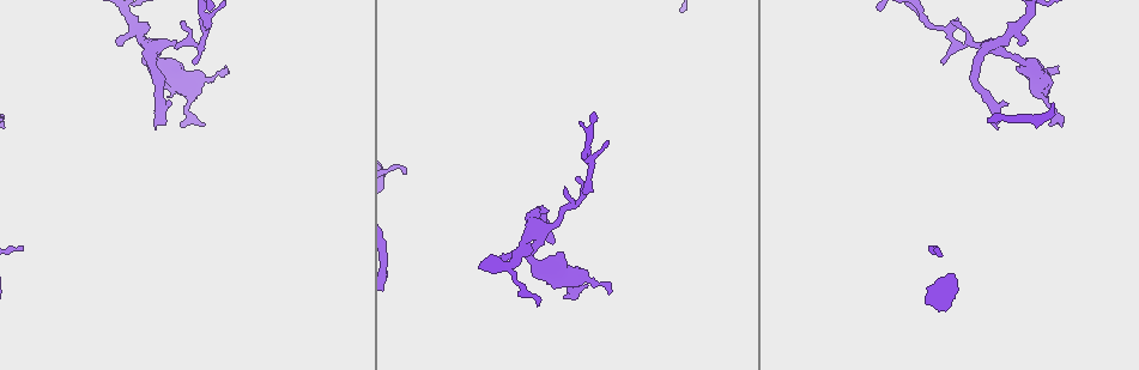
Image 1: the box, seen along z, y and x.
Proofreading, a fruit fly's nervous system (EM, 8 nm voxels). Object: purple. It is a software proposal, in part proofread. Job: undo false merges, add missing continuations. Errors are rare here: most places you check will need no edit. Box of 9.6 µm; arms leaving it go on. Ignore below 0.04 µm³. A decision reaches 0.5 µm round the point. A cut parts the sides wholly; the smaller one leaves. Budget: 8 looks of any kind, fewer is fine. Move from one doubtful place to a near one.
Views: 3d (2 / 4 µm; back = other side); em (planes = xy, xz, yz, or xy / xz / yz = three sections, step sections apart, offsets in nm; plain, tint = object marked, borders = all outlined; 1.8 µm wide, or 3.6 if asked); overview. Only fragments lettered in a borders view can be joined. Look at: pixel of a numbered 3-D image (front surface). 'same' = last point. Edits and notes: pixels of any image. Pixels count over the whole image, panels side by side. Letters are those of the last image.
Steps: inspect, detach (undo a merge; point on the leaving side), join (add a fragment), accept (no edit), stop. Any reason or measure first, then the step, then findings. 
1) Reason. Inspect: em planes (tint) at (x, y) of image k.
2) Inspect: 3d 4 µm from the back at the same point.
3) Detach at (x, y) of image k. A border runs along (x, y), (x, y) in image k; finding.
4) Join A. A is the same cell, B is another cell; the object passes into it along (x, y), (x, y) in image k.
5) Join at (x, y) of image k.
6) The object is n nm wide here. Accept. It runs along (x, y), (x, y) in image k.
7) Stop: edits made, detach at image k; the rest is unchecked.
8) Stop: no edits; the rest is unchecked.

Inspect: 3d 2 µm at (961, 47) of image 1.

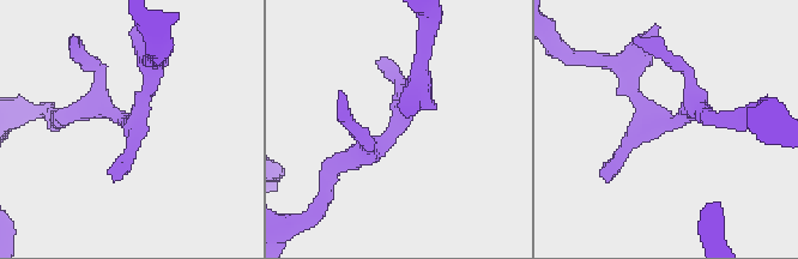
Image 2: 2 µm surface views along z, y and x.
Now the EM. Inspect: em planes (borders) at (396, 120) of image 2.

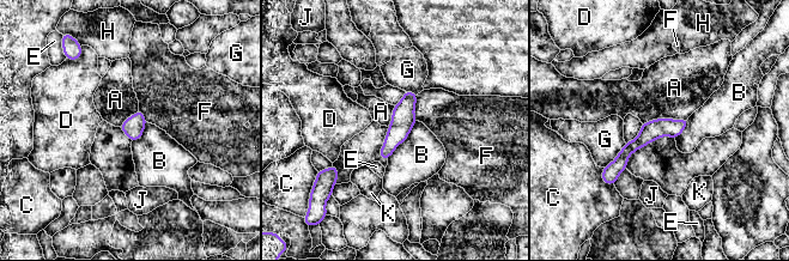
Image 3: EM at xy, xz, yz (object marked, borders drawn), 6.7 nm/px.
The object is 130 nm wide here. Accept. A, B, C, D, E, F, G, H, J and K are other cells; a border runs along (687, 117), (653, 119), (642, 123) in image 3; one neuron here.

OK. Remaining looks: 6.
Free end. Inspect: em xz step 16 (borders) at (118, 39) of image 1.

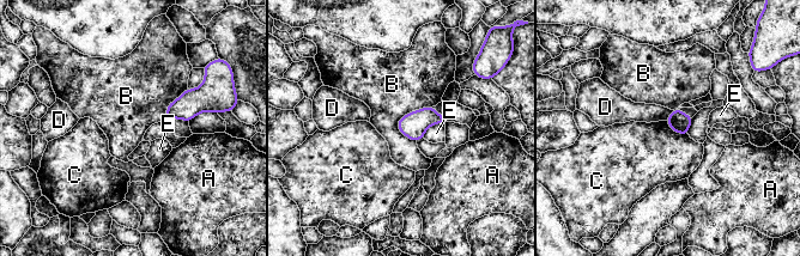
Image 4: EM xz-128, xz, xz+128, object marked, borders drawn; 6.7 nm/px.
Accept. A, B, C, D and E are other cells; a border runs along (431, 107), (405, 114), (398, 129) in image 4; none of them fits.

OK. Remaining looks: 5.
Free end. Inspect: em planes (borders) at (997, 127) of image 1.

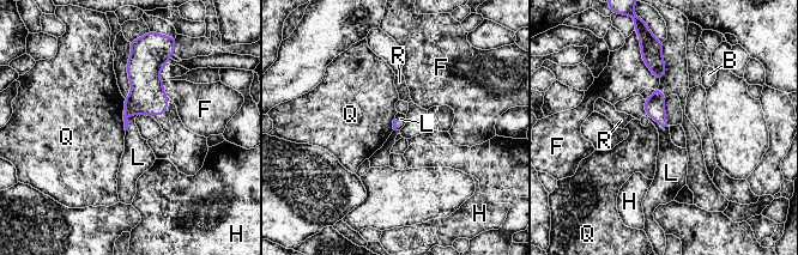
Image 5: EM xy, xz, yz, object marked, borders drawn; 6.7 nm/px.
The longest contact is with F, 280 nm. Join L. L is the same cell, B, F, H, Q and R are other cells; the object passes into it along (654, 107), (658, 122), (670, 157) in image 5; the neuron continues.

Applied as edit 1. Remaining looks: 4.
Stop: edits made, join at image 5; the rest is unchecked.

